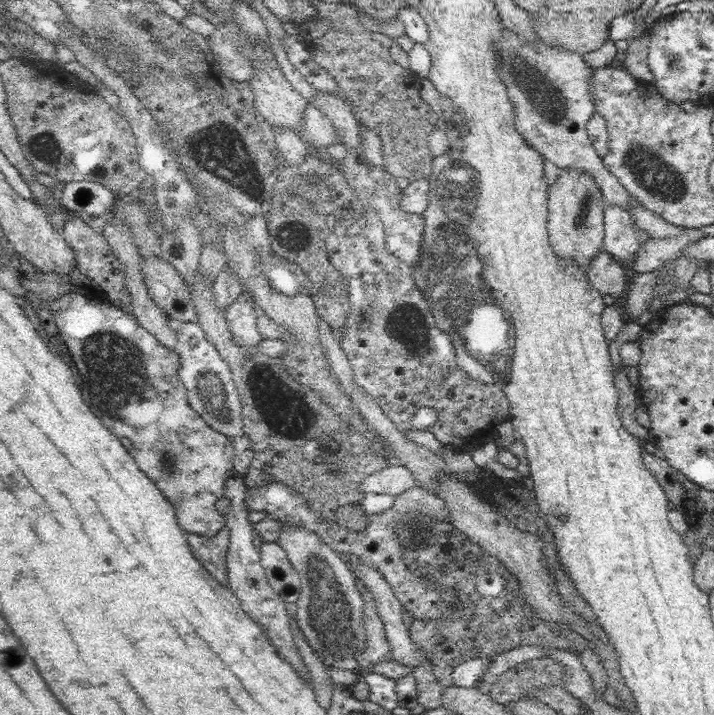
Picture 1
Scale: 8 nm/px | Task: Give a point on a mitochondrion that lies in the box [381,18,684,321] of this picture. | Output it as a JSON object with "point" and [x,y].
{"point":[551,102]}

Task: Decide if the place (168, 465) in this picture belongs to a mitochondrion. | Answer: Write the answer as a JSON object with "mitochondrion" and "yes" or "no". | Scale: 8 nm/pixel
{"mitochondrion":"yes"}

